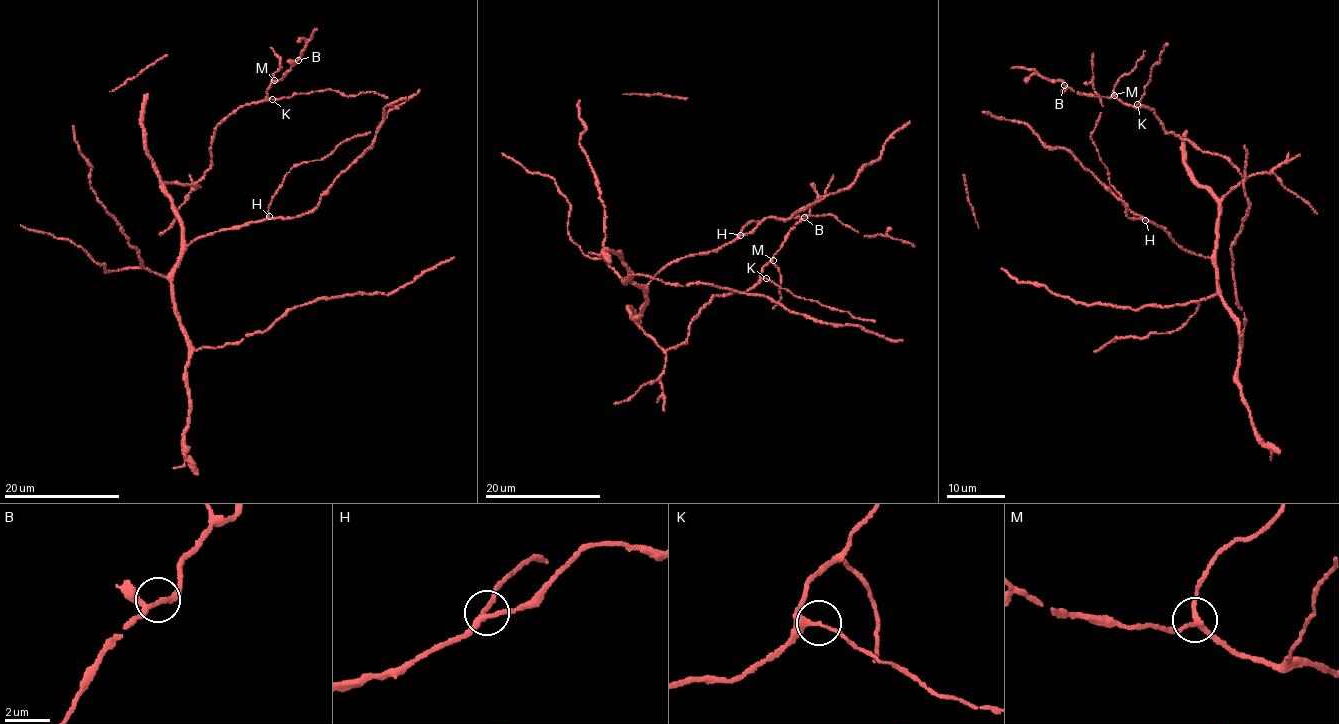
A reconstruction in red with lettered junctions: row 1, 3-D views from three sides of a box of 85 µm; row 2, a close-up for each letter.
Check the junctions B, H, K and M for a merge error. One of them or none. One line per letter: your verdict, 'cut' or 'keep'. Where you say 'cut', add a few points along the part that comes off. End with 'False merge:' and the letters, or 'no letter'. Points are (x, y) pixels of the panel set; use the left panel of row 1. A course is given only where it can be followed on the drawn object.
B: keep
H: keep
K: keep
M: keep
False merge: no letter

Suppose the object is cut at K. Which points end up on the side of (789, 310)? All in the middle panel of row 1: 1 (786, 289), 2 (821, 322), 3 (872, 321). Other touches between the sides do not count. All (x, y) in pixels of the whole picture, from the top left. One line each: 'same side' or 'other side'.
1: other side
2: same side
3: other side

